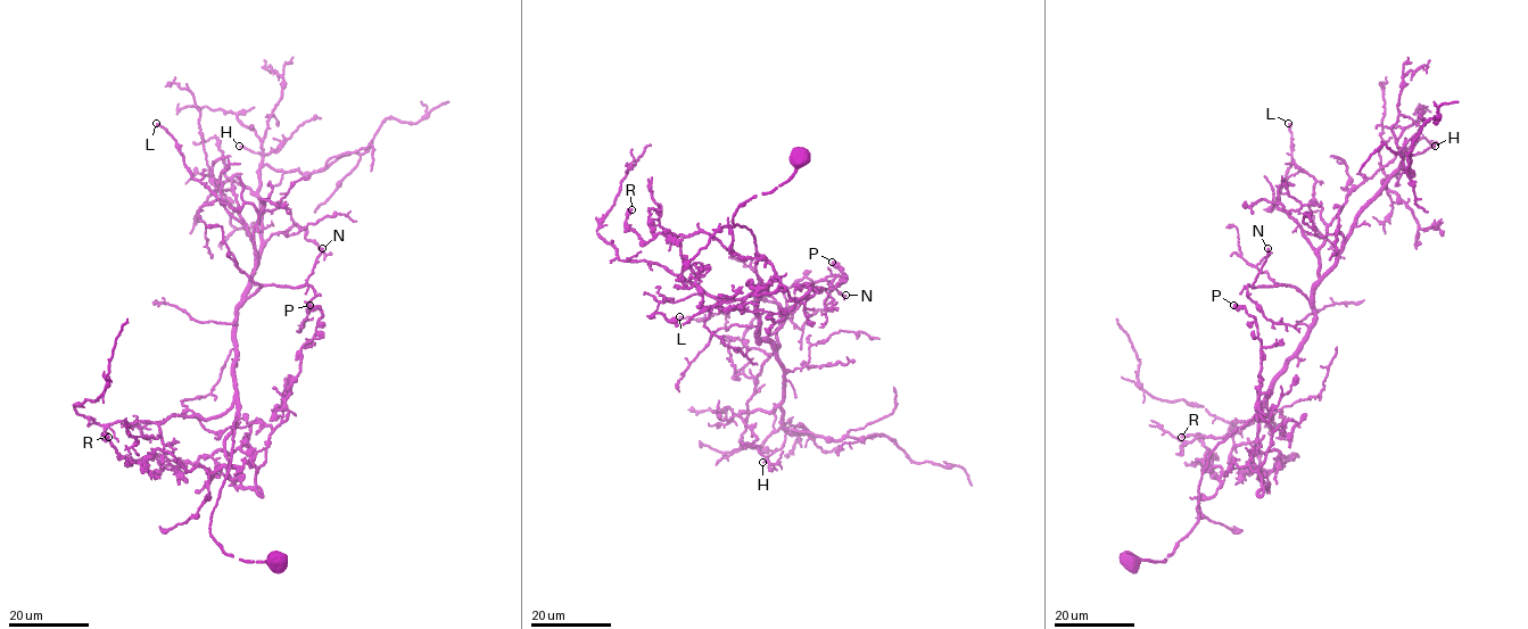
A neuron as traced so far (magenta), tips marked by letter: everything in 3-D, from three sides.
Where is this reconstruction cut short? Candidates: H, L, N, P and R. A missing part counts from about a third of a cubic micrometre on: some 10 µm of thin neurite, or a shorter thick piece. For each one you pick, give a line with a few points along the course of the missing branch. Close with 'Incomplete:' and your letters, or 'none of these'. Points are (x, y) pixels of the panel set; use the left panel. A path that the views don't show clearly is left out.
Incomplete: none of these

